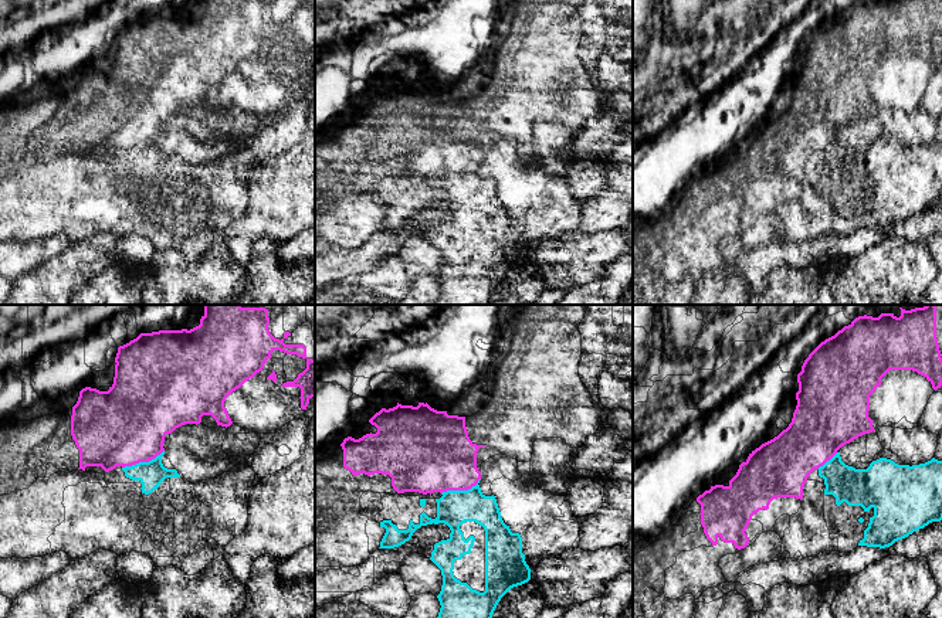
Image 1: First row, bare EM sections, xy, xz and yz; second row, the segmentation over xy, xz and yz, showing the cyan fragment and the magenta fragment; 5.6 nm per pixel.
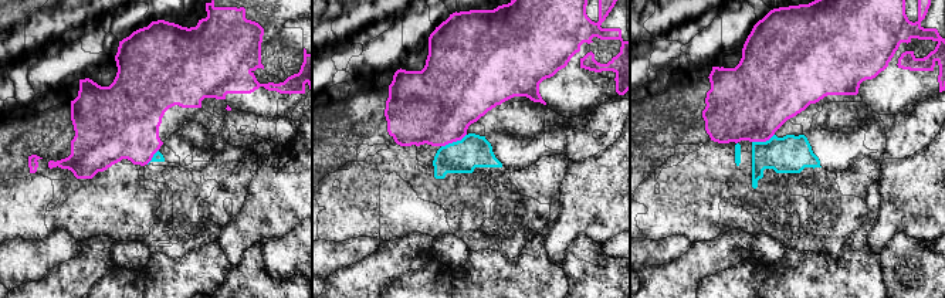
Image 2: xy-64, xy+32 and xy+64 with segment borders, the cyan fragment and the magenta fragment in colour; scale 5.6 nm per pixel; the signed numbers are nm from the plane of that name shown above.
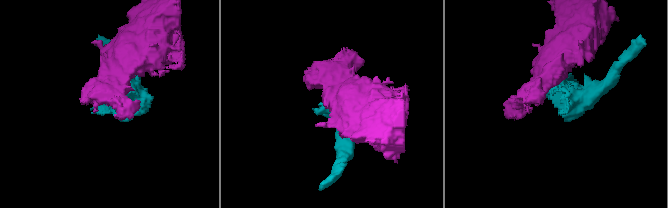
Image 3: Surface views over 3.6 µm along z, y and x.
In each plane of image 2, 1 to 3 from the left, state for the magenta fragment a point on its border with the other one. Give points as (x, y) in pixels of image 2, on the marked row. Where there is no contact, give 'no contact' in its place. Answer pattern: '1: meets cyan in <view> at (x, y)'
1: meets cyan in xy-64 at (153, 156)
2: meets cyan in xy+32 at (453, 142)
3: meets cyan in xy+64 at (762, 142)

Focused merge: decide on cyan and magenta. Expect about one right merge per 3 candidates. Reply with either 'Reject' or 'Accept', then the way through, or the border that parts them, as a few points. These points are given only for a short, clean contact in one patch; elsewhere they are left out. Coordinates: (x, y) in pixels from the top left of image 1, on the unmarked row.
Reject

